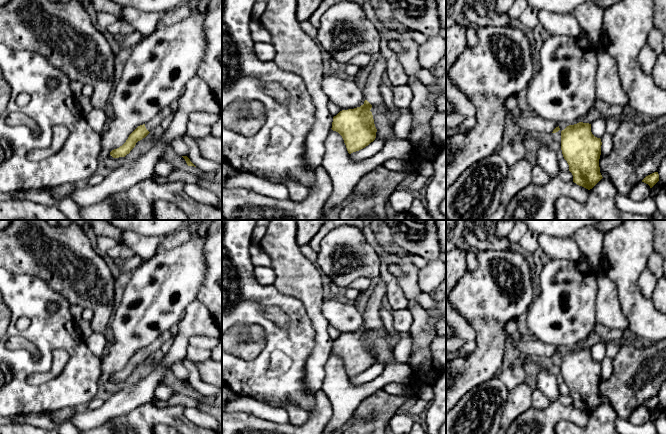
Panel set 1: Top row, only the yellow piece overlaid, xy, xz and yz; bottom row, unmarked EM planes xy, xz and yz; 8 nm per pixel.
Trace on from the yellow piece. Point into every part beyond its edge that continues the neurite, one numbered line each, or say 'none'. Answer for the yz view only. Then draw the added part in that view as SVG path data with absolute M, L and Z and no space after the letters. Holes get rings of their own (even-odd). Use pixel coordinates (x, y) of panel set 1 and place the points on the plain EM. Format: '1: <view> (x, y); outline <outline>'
1: yz (527, 346); outline M507 332L506 340L514 348L516 348L520 355L524 357L531 357L533 359L538 359L543 356L553 356L553 354L558 351L558 348L547 344L543 341L535 339L531 336L520 336L515 335L510 337Z

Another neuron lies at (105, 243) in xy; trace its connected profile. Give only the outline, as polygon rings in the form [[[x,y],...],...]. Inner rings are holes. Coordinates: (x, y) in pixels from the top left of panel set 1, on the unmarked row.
[[[106,235],[97,236],[97,251],[99,253],[107,253],[117,244],[116,240],[112,237]]]

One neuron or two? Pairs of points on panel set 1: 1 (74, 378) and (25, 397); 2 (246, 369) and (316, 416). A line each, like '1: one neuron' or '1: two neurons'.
1: one neuron
2: two neurons

